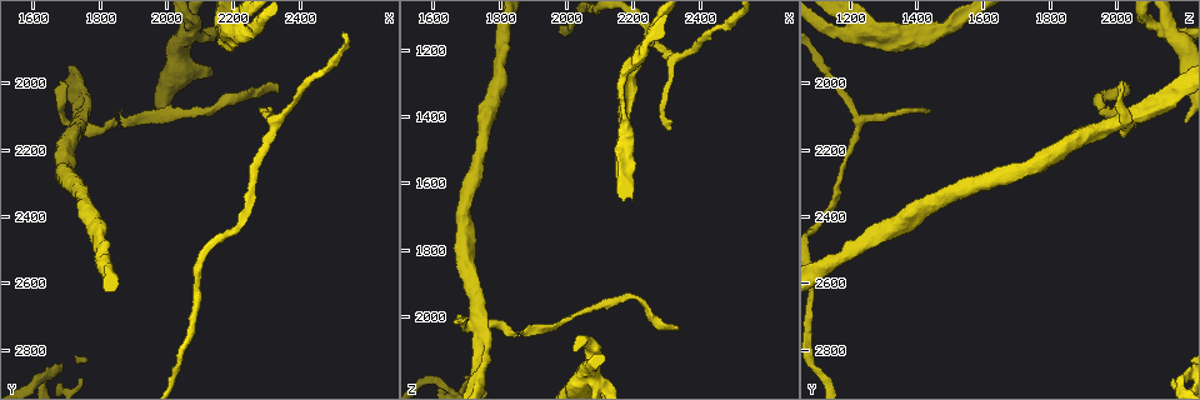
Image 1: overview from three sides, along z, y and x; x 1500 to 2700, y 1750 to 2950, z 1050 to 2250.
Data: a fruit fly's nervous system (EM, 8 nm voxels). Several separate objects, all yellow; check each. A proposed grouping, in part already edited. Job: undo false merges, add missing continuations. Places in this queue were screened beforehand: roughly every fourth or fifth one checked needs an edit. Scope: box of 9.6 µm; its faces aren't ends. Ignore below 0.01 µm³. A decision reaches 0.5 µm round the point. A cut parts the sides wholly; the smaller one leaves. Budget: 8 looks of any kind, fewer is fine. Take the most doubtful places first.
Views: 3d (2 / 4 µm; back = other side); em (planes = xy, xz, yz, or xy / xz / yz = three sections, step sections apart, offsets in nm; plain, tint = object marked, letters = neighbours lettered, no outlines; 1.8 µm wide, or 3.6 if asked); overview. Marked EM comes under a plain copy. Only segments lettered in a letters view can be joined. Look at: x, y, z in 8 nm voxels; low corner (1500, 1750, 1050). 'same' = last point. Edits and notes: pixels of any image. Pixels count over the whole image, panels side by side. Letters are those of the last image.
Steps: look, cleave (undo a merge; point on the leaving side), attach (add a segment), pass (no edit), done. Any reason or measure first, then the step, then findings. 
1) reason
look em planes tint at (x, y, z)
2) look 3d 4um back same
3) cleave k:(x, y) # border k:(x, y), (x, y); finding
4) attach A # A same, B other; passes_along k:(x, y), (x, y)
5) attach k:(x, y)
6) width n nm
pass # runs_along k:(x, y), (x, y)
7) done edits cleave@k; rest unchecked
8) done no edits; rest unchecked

four arms meet
look 3d 2um at (2060, 1850, 2170)

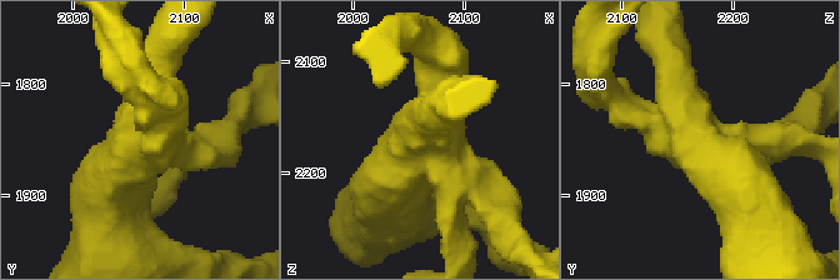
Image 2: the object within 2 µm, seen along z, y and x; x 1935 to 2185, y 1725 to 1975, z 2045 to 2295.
arms 4; now the EM
look em xy step 8 tint at (2062, 1854, 2170)

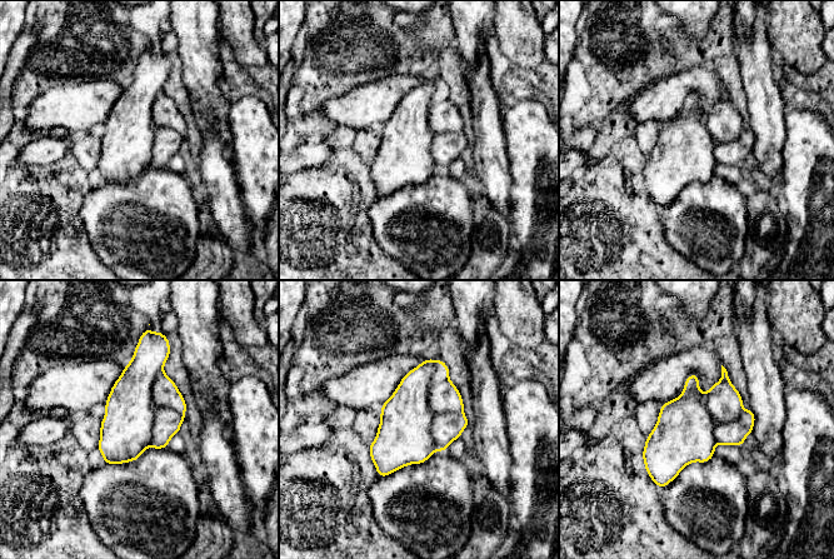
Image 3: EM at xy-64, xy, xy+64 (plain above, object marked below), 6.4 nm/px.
look em planes letters same

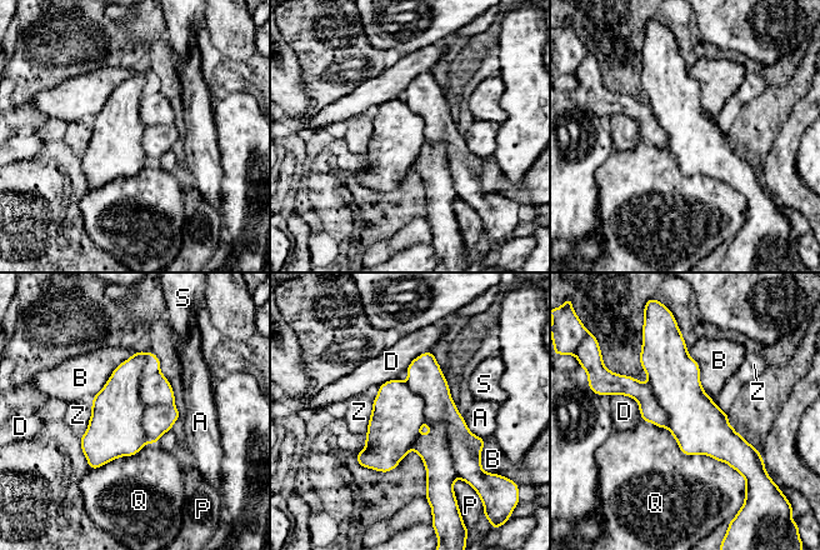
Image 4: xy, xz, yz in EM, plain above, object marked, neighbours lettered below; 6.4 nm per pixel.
width 400 nm; longest_contact Q 700 nm
cleave 4:(116, 424) # A other, B other, D other, P other, Q other, S other, Z other; two neurons meet here

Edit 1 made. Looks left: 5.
see it whole again
look overview

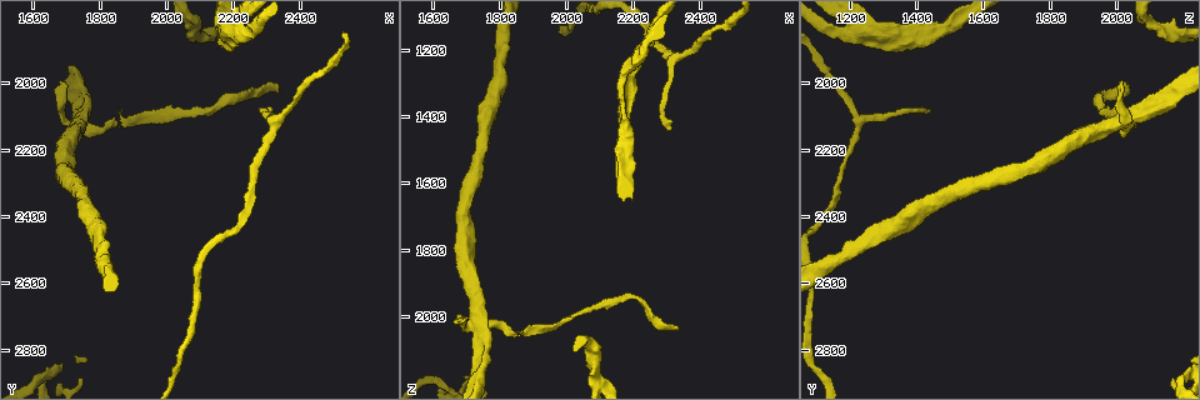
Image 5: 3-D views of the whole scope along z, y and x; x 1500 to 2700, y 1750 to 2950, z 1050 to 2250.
four or more arms meet
look em 3.6um yz step 8 tint at (1740, 2120, 2030)

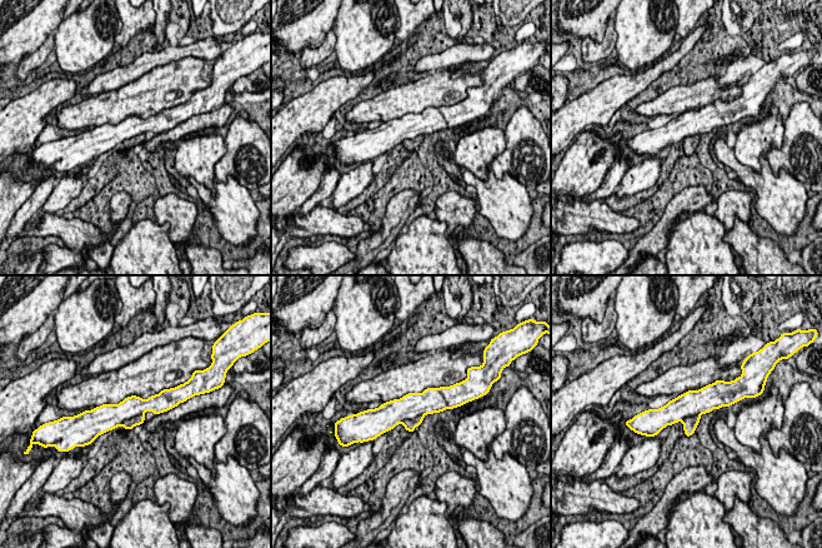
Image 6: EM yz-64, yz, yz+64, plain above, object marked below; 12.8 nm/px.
look em 3.6um planes letters same

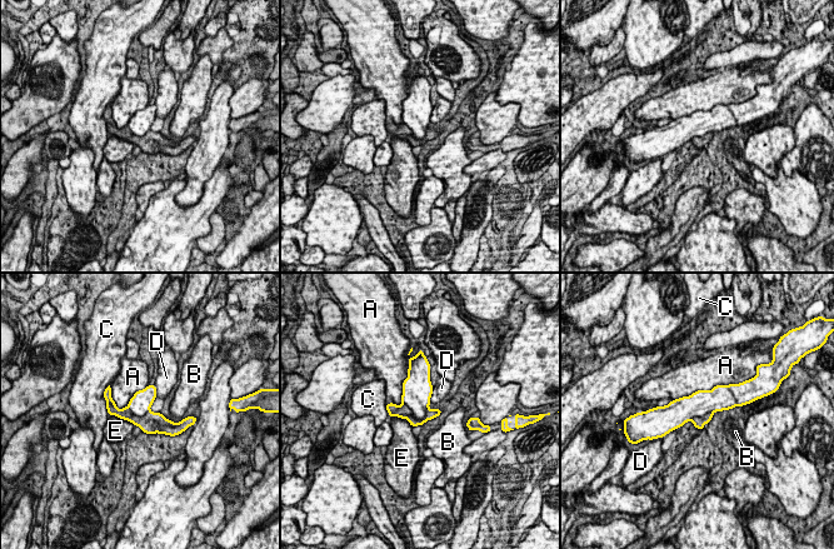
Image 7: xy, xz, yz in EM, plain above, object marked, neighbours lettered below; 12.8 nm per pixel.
cleave 7:(403, 412) # A other, B other, C other, D other, E other; two neurons meet here

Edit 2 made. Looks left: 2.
done edits cleave@4, cleave@7; rest unchecked

